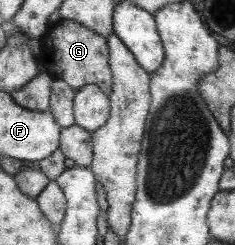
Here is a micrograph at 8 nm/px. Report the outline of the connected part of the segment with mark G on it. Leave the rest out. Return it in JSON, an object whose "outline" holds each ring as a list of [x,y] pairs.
{"outline":[[[60,19],[45,37],[40,38],[39,68],[45,68],[54,80],[63,80],[78,91],[85,85],[97,85],[109,96],[113,94],[114,72],[110,66],[109,44],[103,35],[84,27],[82,23]]]}

